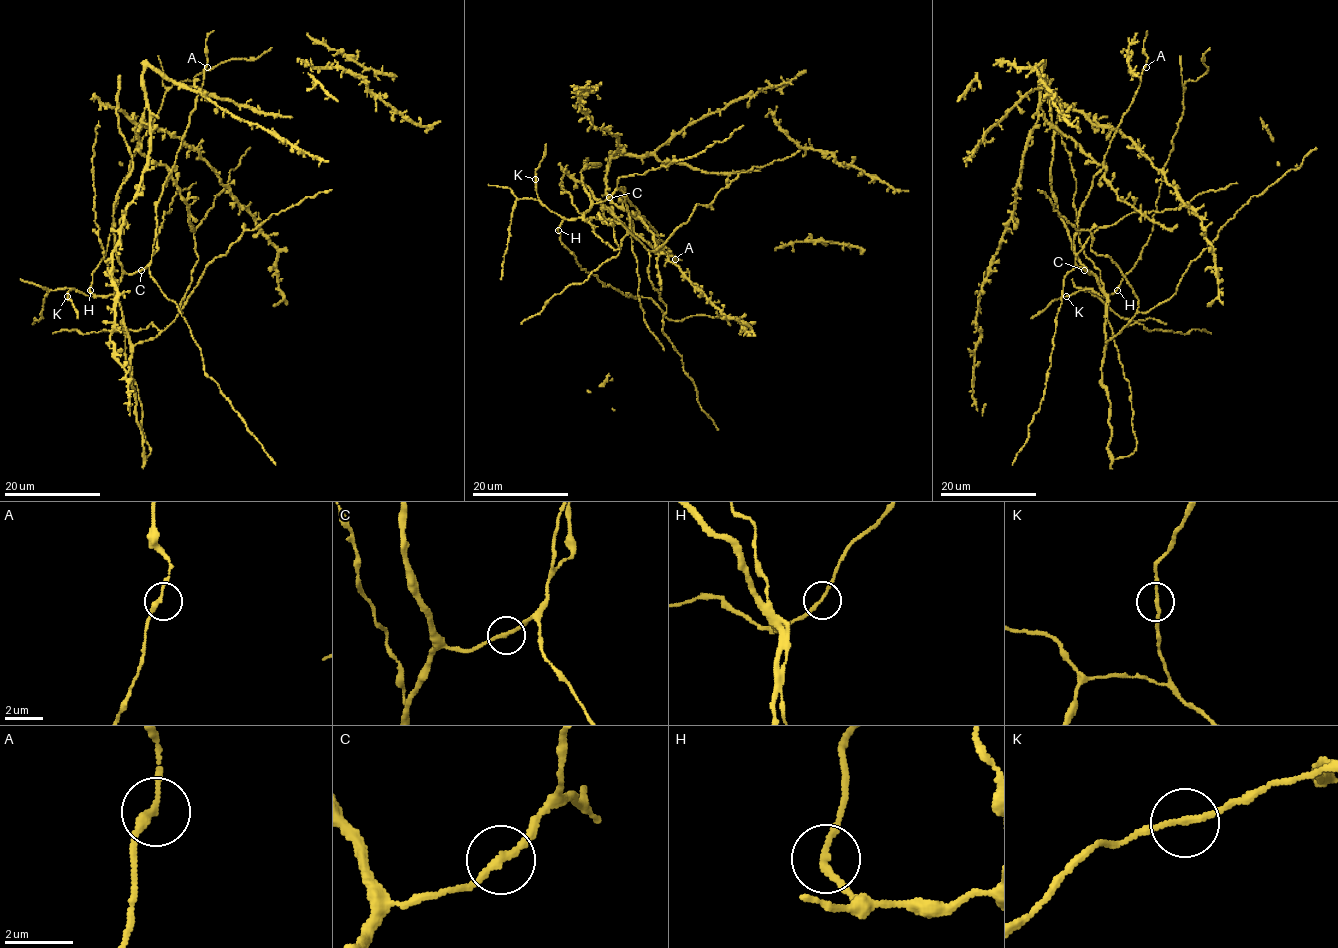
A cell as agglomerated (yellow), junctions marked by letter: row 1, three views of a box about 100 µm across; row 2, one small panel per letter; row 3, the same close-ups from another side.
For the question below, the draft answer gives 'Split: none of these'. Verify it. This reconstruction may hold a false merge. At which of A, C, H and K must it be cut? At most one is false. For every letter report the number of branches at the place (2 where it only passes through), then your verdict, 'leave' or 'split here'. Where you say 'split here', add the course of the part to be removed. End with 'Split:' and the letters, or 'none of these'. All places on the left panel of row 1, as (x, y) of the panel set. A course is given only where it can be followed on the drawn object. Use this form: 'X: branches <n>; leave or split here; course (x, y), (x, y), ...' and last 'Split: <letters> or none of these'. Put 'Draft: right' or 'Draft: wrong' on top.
Draft: right
A: branches 2; leave
C: branches 2; leave
H: branches 2; leave
K: branches 2; leave
Split: none of these

